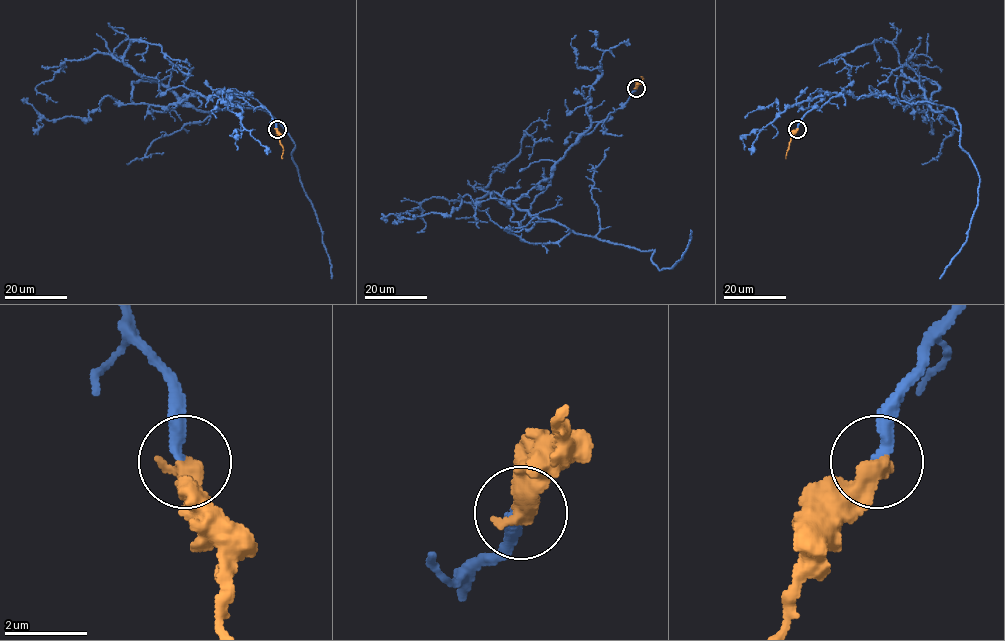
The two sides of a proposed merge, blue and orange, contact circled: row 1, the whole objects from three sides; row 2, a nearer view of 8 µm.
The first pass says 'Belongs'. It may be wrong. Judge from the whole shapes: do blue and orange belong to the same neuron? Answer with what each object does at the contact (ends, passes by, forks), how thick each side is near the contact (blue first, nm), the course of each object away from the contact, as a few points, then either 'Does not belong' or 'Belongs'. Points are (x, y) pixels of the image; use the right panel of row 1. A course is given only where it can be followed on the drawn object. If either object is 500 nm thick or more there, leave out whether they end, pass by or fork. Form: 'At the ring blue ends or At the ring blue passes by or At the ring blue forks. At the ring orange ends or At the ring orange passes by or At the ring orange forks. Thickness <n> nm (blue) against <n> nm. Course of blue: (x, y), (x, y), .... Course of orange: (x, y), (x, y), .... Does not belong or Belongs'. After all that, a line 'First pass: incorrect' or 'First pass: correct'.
Thickness 280 nm (blue) against 550 nm. Course of blue: (797, 129), (842, 91), (908, 106), (904, 82), (937, 85), (931, 107), (955, 110), (979, 178), (939, 278). Course of orange: (797, 129), (786, 158). Belongs
First pass: correct

